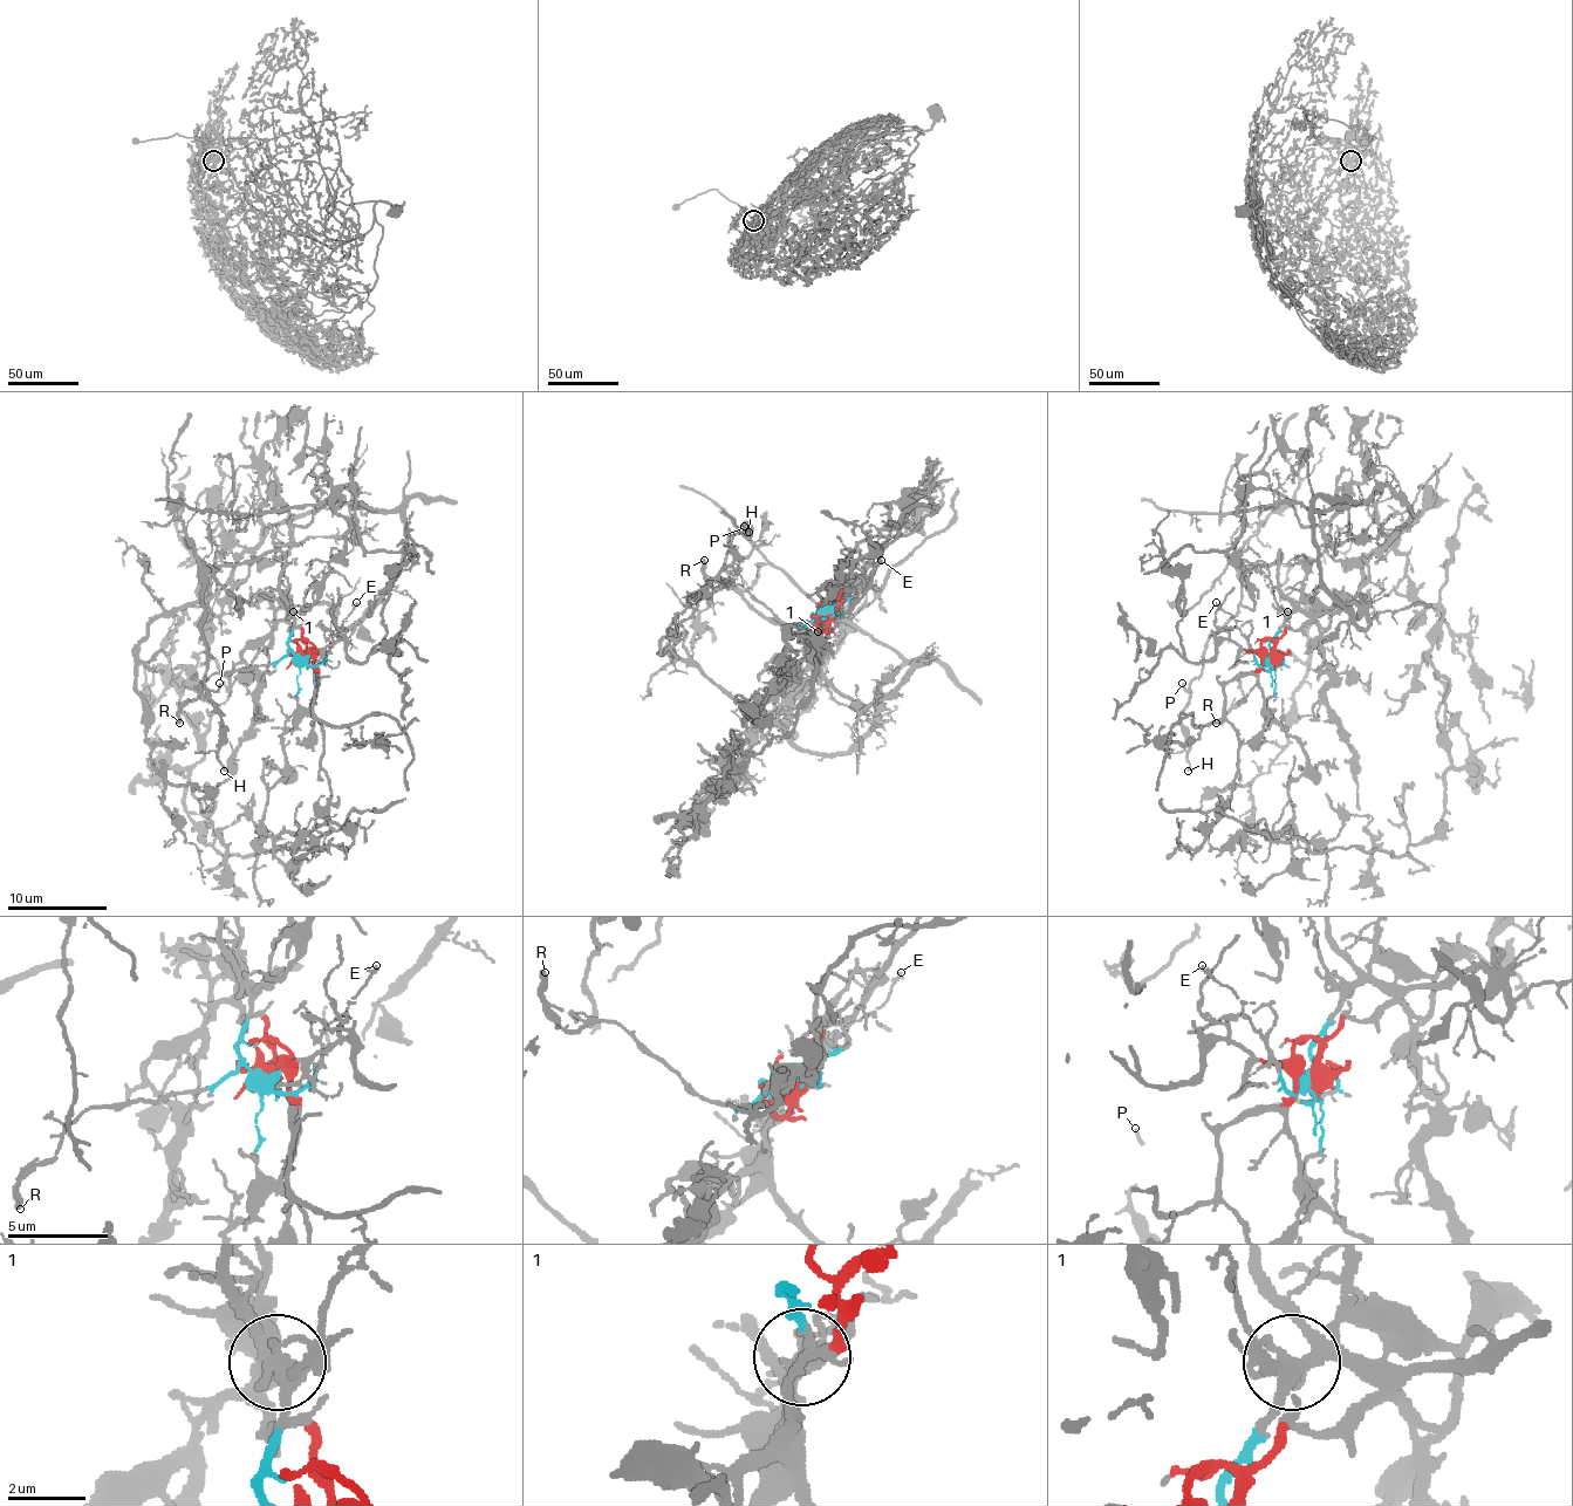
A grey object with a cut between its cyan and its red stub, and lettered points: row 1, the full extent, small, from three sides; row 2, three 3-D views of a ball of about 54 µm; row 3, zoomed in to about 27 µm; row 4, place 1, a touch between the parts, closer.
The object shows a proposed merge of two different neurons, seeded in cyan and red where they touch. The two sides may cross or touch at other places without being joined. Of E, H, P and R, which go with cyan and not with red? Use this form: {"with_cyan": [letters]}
{"with_cyan": ["E", "H", "P", "R"]}

